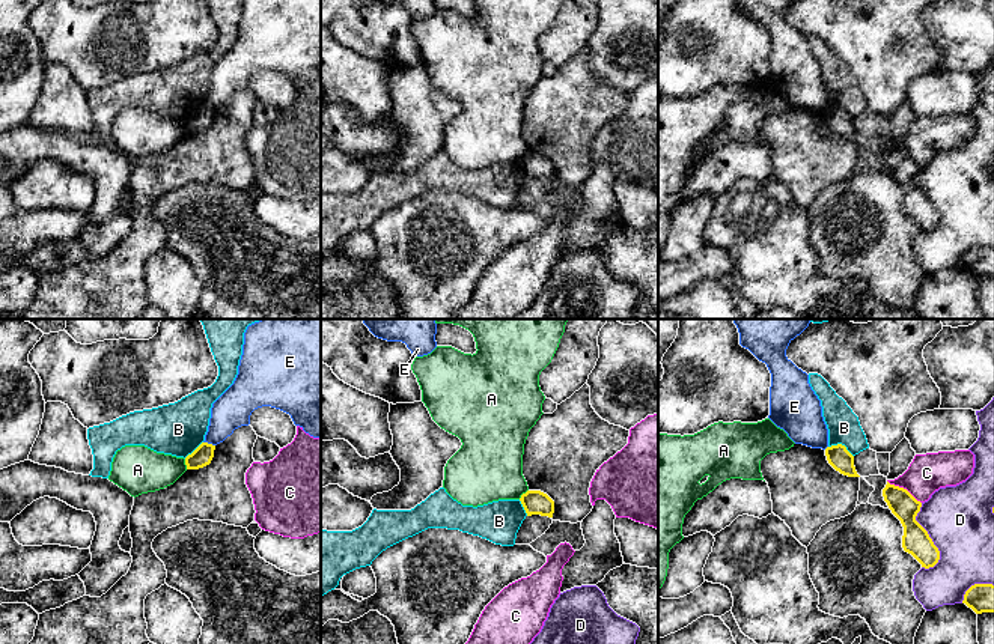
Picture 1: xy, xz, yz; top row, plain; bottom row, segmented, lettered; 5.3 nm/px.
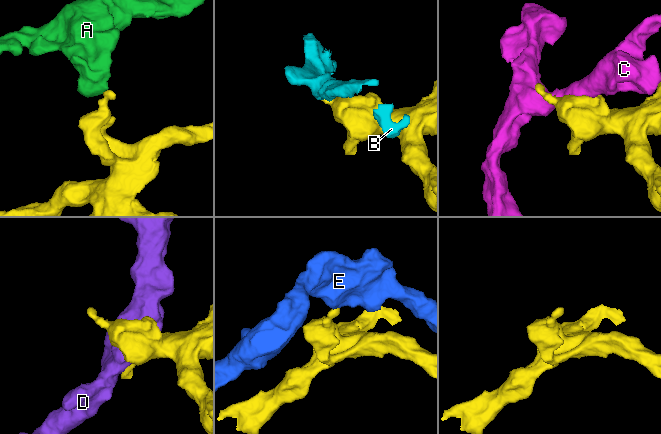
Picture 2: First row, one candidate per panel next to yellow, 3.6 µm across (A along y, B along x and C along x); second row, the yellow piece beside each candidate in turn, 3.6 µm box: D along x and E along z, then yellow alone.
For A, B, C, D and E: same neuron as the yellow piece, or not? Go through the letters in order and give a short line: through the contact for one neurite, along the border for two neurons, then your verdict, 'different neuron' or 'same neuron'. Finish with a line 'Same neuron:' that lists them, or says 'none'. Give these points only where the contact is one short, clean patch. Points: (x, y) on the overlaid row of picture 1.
A: xz (527, 489), (518, 498) | different neuron
B: yz (829, 446), (842, 444), (853, 456) | different neuron
C: different neuron
D: different neuron
E: different neuron
Same neuron: none

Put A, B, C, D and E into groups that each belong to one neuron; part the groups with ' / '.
A / B / C / D / E

